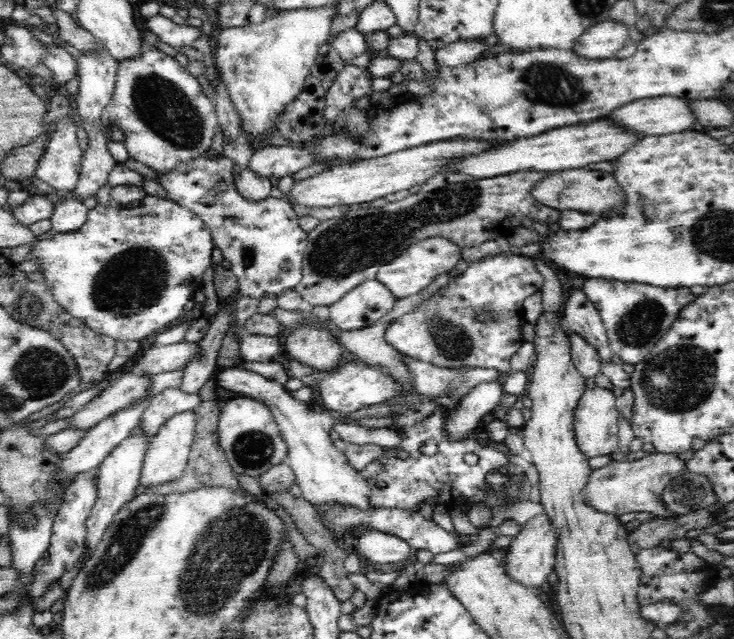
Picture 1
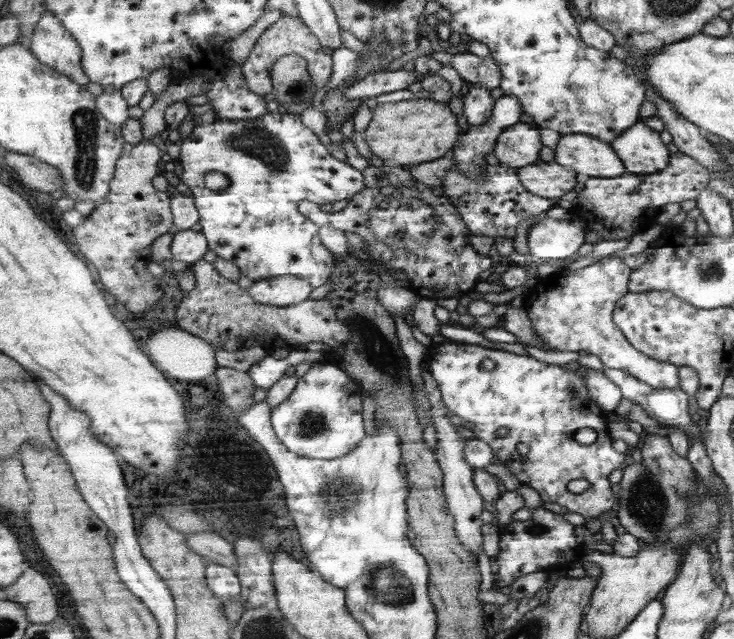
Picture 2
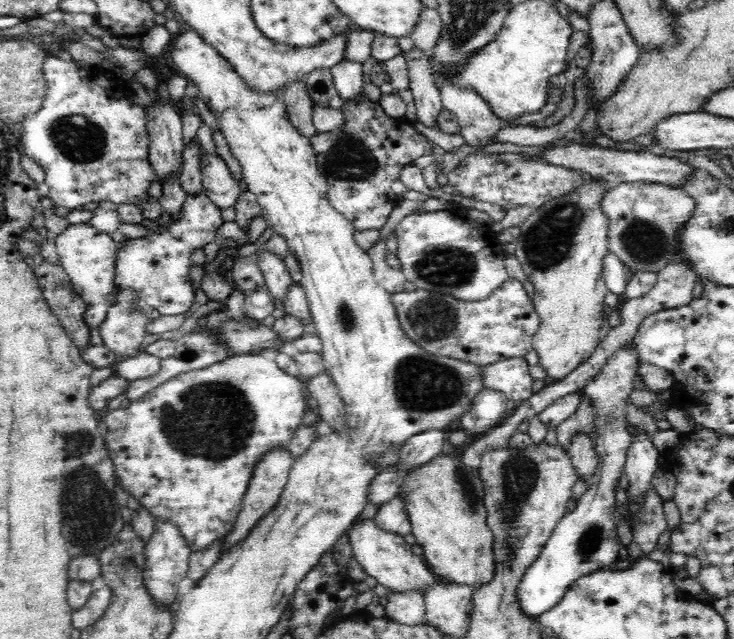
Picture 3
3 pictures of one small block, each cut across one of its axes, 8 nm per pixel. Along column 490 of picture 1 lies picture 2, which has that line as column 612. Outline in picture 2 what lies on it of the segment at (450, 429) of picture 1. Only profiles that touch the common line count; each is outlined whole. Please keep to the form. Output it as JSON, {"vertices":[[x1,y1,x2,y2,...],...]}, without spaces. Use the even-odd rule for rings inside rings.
{"vertices":[[577,363,574,366,584,371,584,375,587,376,591,400,596,402,603,412,616,413,616,408,623,397,620,388,598,370,592,370,592,368,580,366]]}

